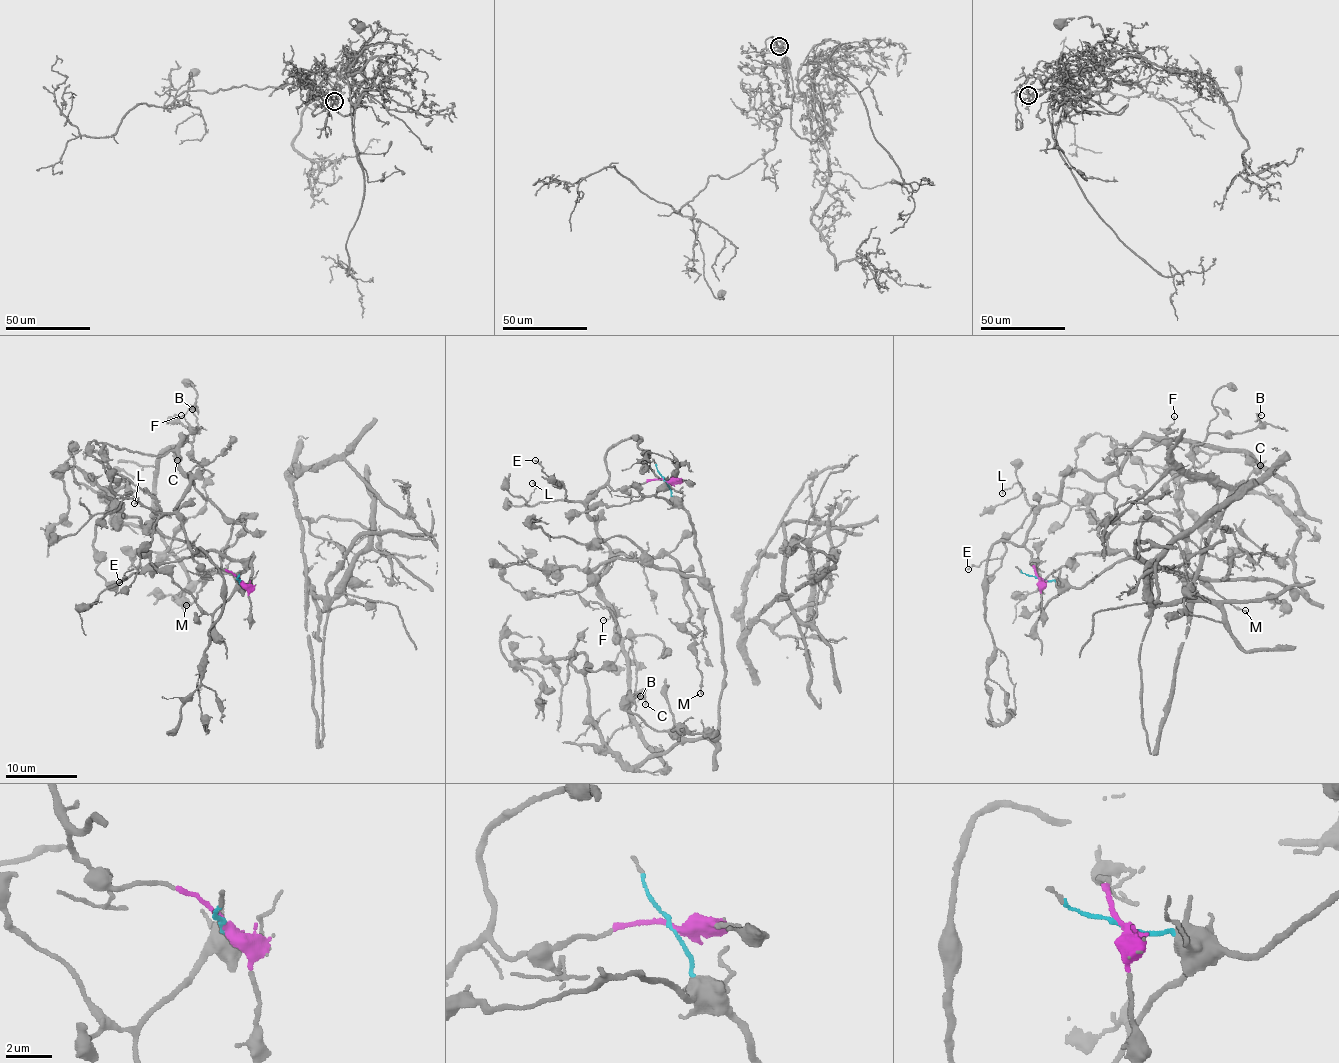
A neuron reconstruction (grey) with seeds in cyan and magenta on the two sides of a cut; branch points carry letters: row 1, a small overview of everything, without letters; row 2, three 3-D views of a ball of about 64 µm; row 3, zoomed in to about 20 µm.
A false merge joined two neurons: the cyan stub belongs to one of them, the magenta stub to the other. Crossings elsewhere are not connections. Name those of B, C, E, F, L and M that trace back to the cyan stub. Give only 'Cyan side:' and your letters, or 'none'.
Cyan side: none

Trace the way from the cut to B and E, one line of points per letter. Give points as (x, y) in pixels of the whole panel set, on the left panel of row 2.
B: (240, 580), (194, 559), (175, 512), (193, 481), (177, 450), (192, 441), (178, 419), (191, 410)
E: (240, 580), (194, 559), (174, 514), (156, 522), (140, 562), (119, 582)

